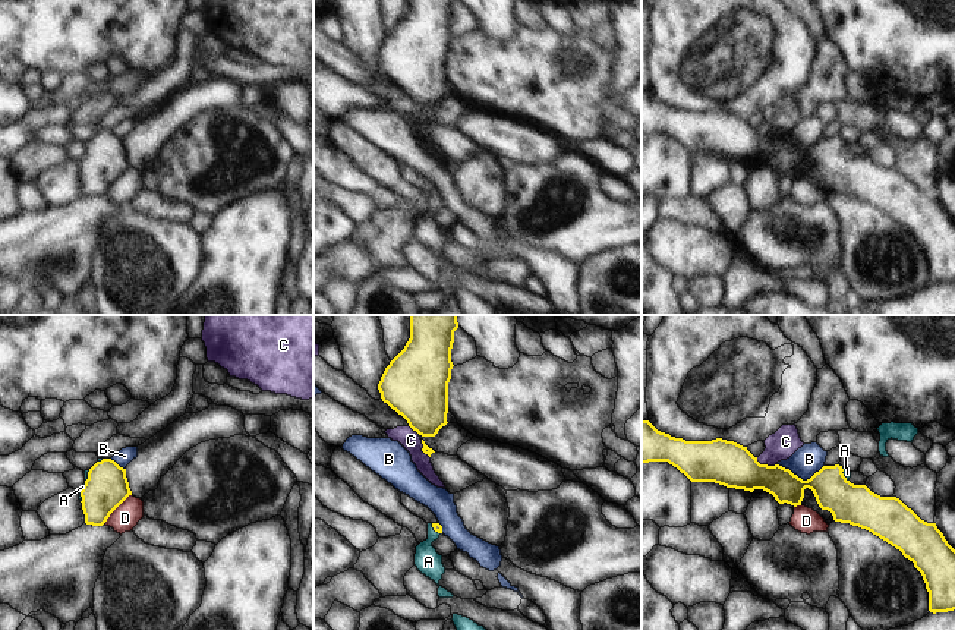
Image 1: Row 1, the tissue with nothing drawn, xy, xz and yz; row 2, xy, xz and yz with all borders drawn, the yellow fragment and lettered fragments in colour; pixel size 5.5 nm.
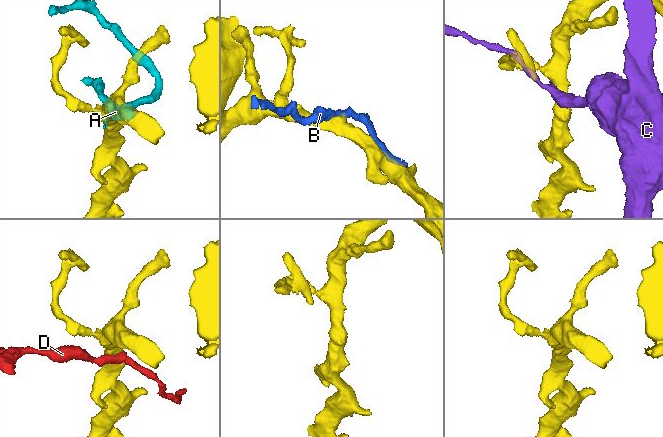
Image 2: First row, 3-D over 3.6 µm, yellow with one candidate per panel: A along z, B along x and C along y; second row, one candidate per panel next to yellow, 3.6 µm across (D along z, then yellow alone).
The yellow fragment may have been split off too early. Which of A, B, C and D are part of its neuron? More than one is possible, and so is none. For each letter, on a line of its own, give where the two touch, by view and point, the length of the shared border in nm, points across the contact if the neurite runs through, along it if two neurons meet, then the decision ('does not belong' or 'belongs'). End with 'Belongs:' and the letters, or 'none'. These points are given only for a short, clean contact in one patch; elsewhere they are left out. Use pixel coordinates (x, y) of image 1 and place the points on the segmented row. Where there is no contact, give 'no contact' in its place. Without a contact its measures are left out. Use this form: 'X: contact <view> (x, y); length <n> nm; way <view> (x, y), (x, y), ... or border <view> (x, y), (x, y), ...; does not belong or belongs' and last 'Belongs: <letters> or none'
A: contact yz (842, 471); length 120 nm; way yz (856, 504), (842, 491), (842, 471), (847, 473); belongs
B: contact yz (800, 478); length 260 nm; border yz (778, 463), (803, 479), (809, 479), (823, 466); does not belong
C: contact yz (766, 465); length 130 nm; does not belong
D: contact xy (116, 507); length 220 nm; does not belong
Belongs: A

